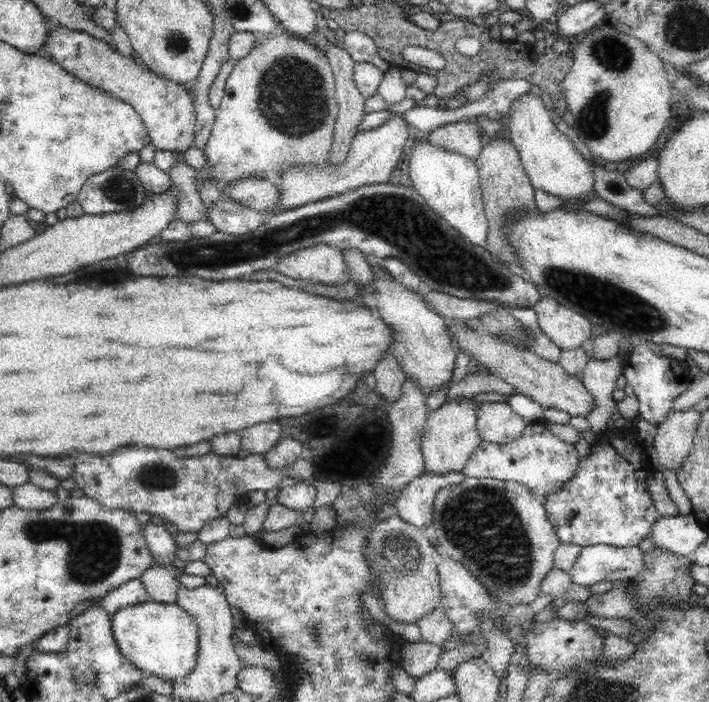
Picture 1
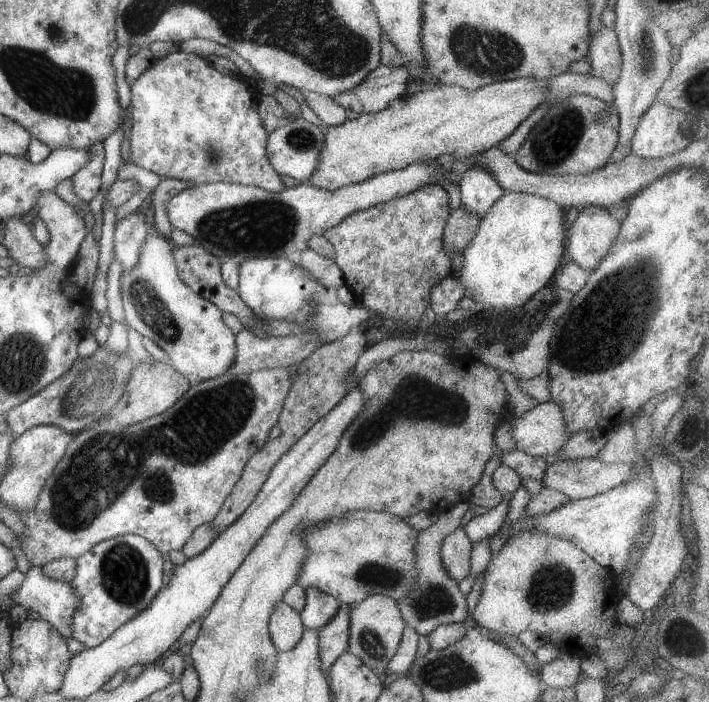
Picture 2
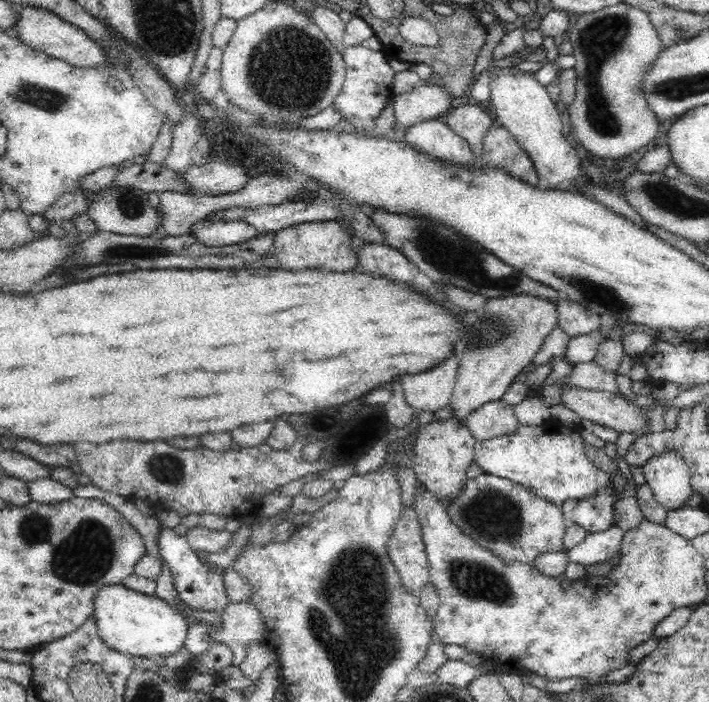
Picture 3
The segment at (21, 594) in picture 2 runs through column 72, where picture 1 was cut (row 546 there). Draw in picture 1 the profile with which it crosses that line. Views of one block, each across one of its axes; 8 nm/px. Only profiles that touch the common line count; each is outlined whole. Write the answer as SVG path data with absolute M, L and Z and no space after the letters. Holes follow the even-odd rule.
M606 544L582 547L569 575L574 584L590 588L602 581L632 580L645 571L645 554L639 547L616 548Z

